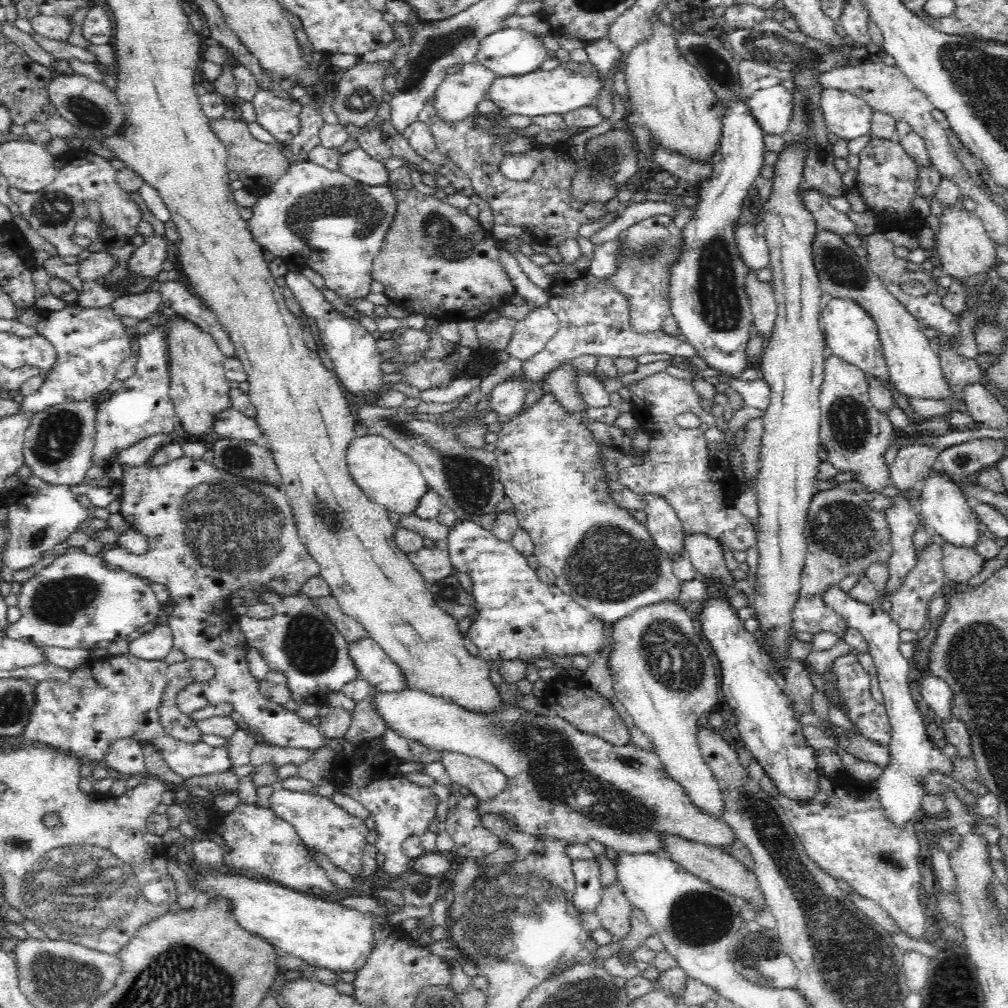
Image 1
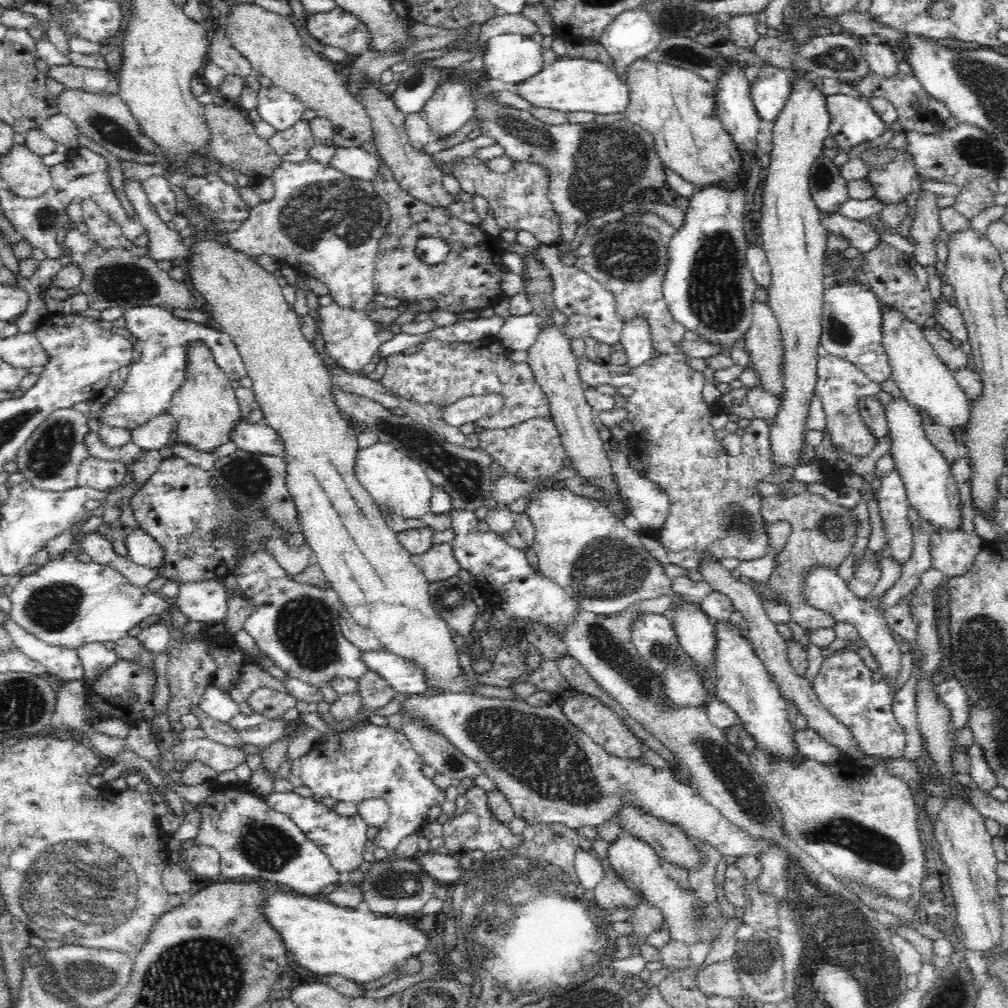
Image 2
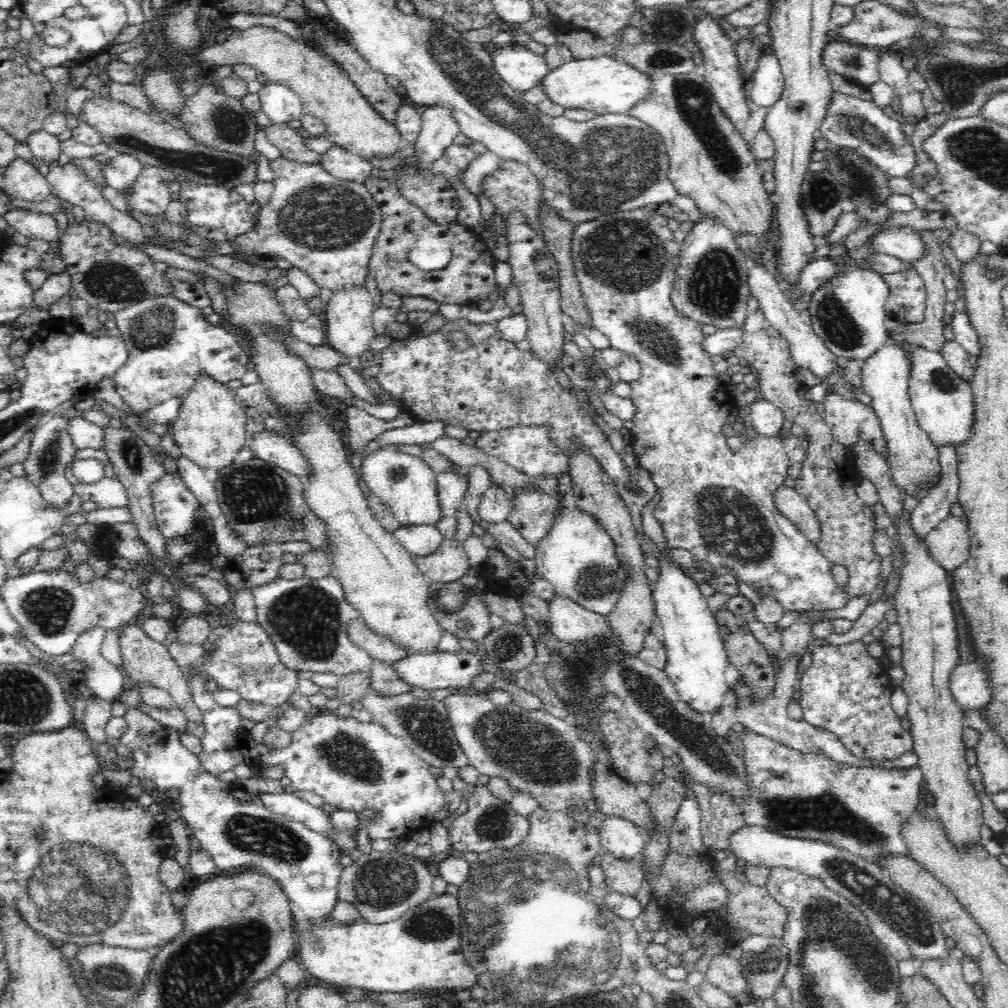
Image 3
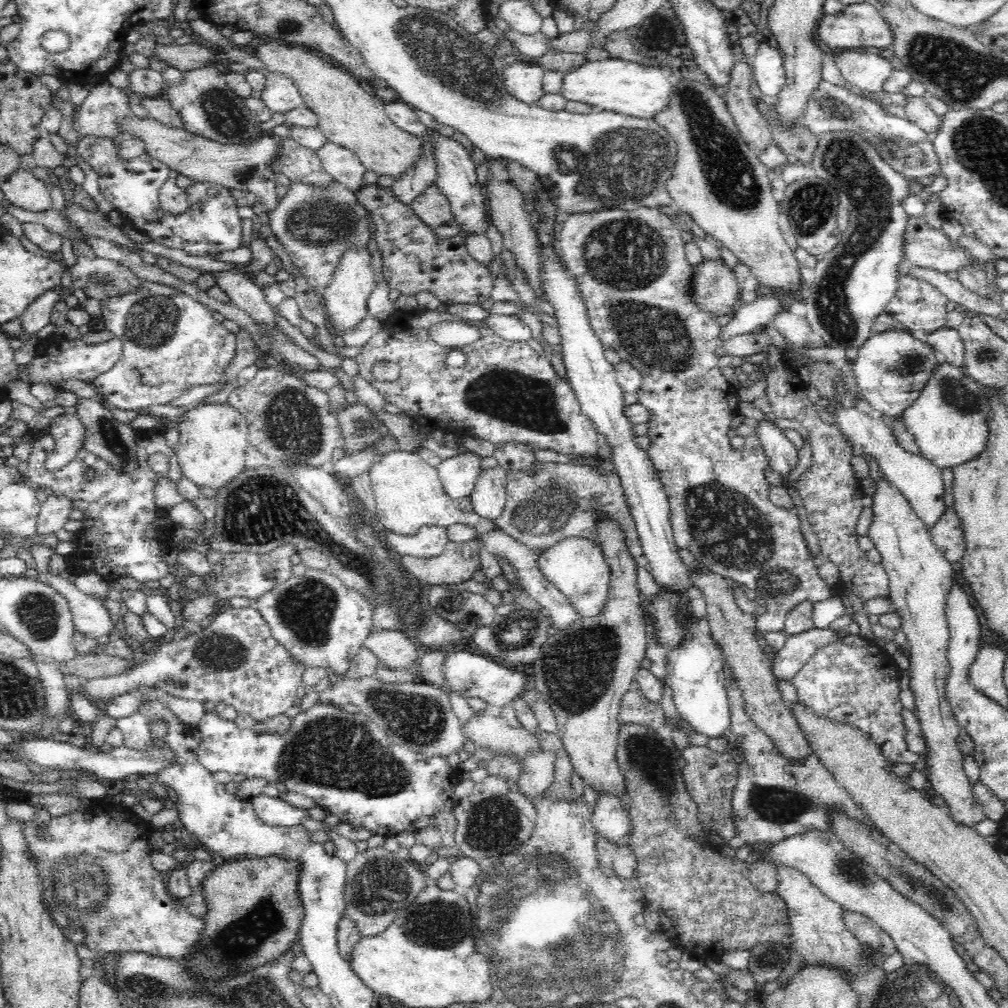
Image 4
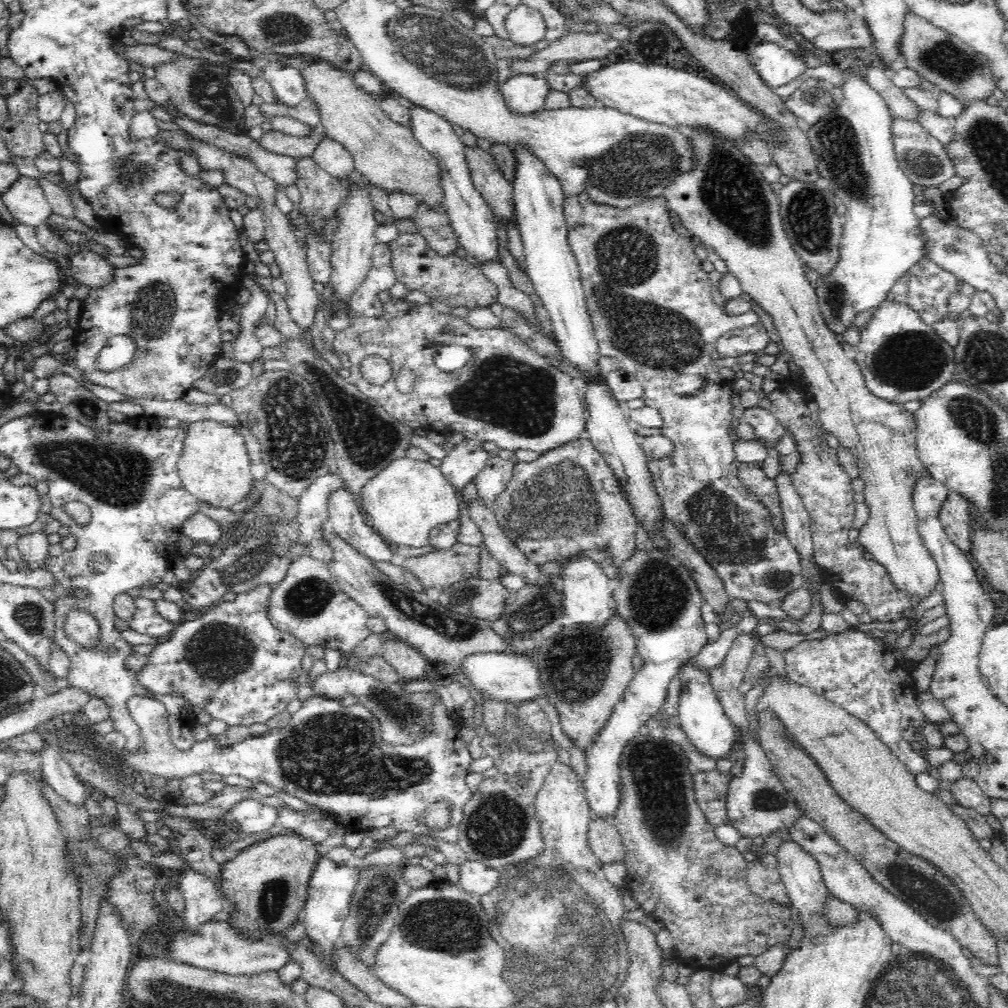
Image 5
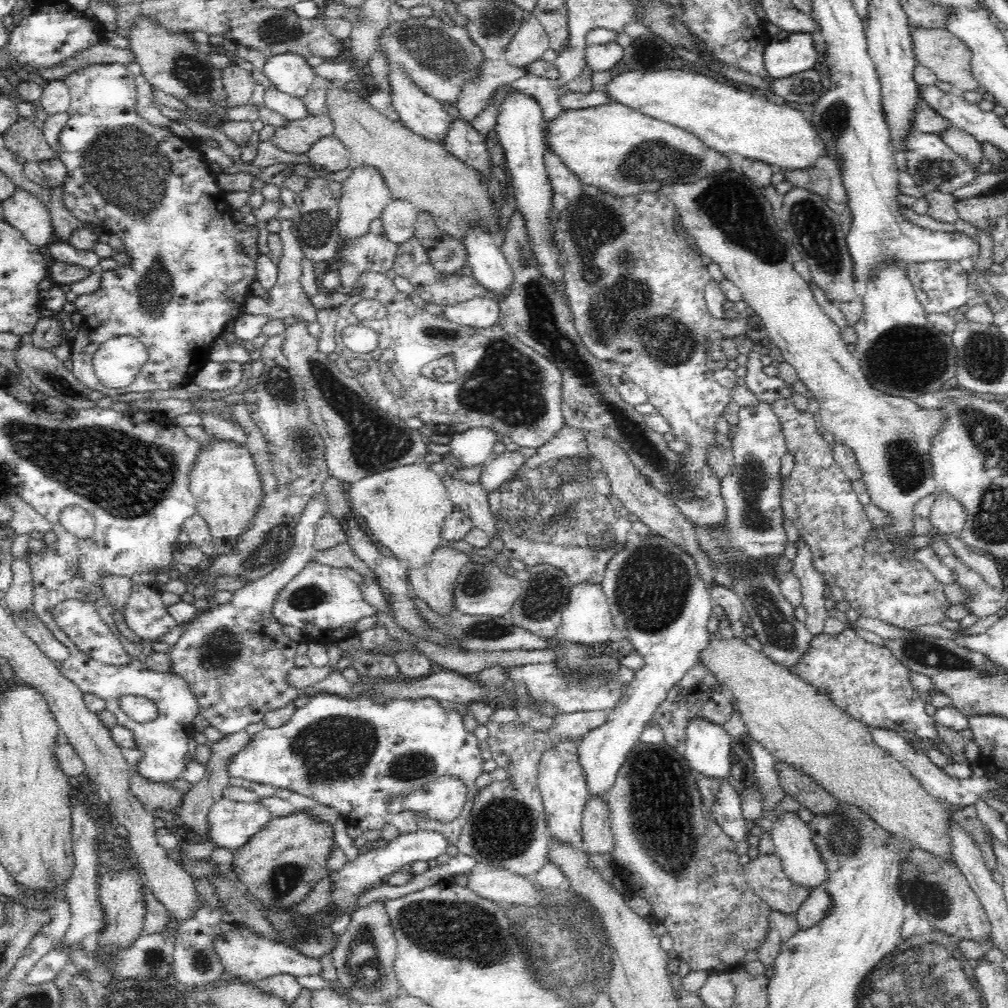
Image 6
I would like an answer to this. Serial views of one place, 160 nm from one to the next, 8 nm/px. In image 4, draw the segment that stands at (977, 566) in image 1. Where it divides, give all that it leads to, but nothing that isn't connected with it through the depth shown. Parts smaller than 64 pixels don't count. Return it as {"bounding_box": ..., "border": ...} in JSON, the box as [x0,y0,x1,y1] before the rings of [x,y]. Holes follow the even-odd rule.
{"bounding_box":[930,508,966,563],"border":[[[946,508],[938,523],[930,530],[932,542],[951,563],[959,562],[966,550],[962,522],[954,508]]]}

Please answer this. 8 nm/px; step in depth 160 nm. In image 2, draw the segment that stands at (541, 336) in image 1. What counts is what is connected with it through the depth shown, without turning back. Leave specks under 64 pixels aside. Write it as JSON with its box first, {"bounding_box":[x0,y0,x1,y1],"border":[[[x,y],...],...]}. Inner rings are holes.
{"bounding_box":[497,314,539,351],"border":[[[533,314],[508,315],[497,334],[497,340],[511,351],[526,351],[539,331],[539,318]]]}

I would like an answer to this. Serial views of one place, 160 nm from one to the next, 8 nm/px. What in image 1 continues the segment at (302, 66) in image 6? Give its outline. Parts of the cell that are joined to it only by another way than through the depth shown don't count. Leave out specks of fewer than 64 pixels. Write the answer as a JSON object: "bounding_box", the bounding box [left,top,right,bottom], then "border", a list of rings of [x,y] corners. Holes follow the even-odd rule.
{"bounding_box":[252,89,306,144],"border":[[[262,89],[254,95],[252,103],[257,116],[256,121],[276,138],[276,144],[279,144],[280,141],[290,140],[298,134],[300,130],[300,114],[306,105],[306,100],[290,102],[282,100],[270,89]]]}

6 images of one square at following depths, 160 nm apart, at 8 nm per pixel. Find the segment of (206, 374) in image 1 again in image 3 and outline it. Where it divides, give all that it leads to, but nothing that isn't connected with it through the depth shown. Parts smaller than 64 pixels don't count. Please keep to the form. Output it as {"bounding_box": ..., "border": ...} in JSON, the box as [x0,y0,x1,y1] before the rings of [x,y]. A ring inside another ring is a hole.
{"bounding_box":[170,375,247,472],"border":[[[203,375],[184,395],[184,403],[170,432],[182,457],[202,470],[220,472],[232,466],[242,446],[247,444],[247,417],[242,406],[234,401],[234,391]]]}

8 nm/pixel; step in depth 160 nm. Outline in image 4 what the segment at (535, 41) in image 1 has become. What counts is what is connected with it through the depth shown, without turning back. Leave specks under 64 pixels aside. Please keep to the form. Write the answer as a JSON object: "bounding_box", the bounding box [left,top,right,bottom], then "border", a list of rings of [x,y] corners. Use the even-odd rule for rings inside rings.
{"bounding_box":[503,59,546,105],"border":[[[519,59],[503,70],[506,90],[524,104],[538,105],[538,100],[546,94],[543,74],[545,70],[530,59]]]}

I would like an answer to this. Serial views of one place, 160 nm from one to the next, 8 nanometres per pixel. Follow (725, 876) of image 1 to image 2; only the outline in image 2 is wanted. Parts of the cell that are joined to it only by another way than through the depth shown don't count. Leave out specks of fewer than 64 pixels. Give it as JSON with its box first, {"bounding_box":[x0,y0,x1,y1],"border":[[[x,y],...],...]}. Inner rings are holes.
{"bounding_box":[615,803,700,870],"border":[[[632,803],[622,805],[615,812],[615,820],[622,830],[629,831],[630,834],[642,839],[643,842],[652,847],[656,855],[662,860],[682,865],[687,870],[698,868],[698,864],[700,864],[700,861],[698,861],[698,848],[678,825],[670,823],[666,819],[658,818],[652,813],[646,813],[642,807],[636,807]]]}

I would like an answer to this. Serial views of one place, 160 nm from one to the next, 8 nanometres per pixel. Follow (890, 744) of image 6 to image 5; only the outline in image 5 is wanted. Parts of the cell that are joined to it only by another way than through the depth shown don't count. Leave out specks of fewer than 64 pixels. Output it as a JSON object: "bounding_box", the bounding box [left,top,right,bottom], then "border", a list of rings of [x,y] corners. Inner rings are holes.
{"bounding_box":[937,777,992,815],"border":[[[939,777],[937,790],[941,790],[944,797],[964,808],[973,808],[983,815],[991,812],[992,798],[986,796],[972,778],[962,777],[956,782],[946,782]]]}

